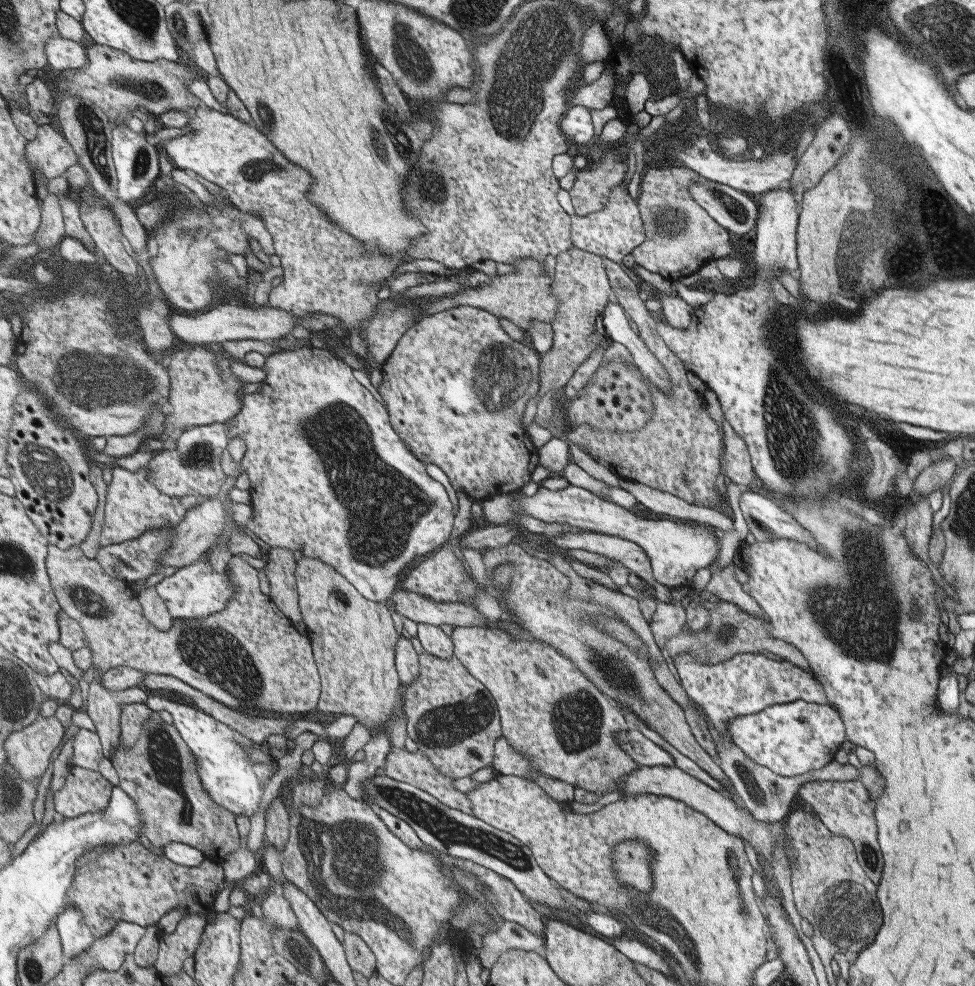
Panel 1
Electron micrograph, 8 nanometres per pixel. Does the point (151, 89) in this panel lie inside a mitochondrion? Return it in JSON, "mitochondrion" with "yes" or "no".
{"mitochondrion":"yes"}

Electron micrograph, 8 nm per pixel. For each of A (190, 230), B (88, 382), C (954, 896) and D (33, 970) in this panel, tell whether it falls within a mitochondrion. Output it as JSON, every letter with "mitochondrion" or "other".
{"A":"mitochondrion","B":"mitochondrion","C":"other","D":"mitochondrion"}

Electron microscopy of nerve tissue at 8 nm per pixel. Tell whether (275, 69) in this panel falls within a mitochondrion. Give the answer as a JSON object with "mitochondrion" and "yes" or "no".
{"mitochondrion":"no"}

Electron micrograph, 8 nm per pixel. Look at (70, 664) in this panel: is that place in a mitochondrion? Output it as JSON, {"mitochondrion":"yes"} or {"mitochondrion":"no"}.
{"mitochondrion":"no"}

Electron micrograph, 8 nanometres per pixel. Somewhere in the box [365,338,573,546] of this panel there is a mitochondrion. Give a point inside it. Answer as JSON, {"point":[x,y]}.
{"point":[503,376]}

